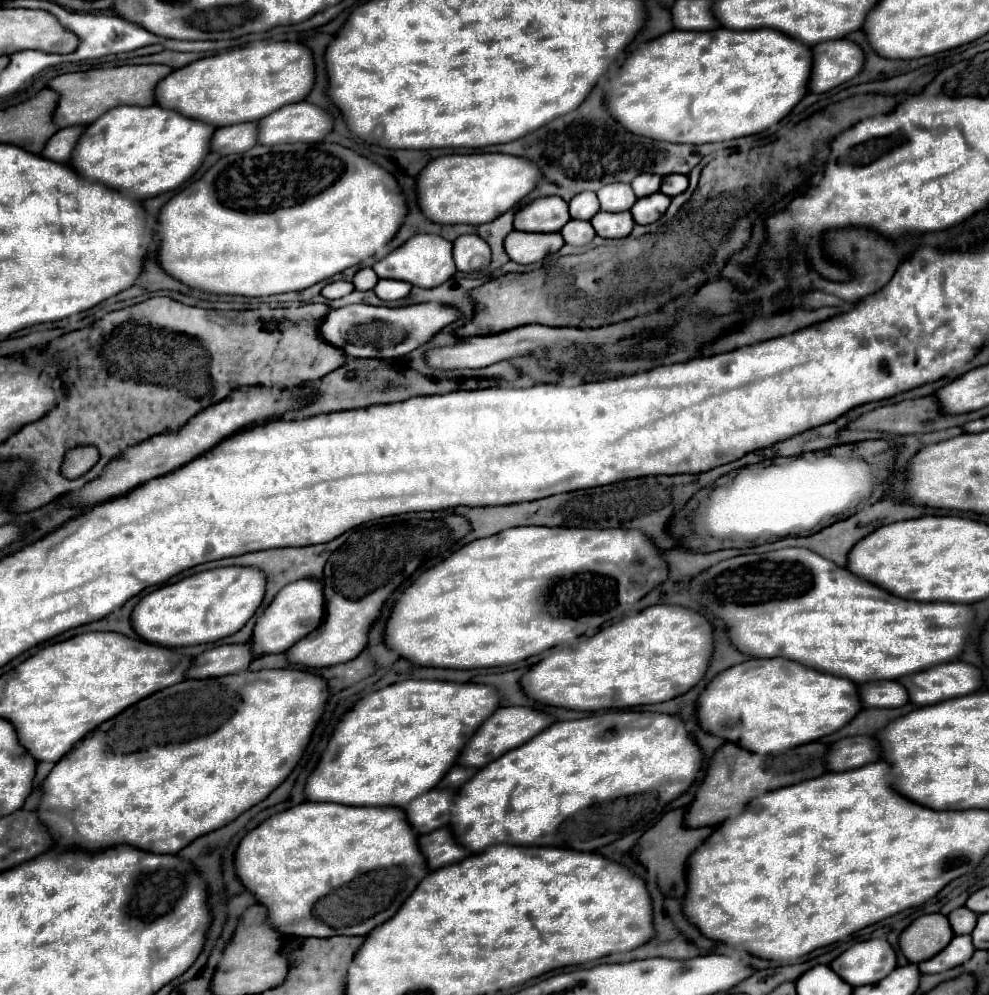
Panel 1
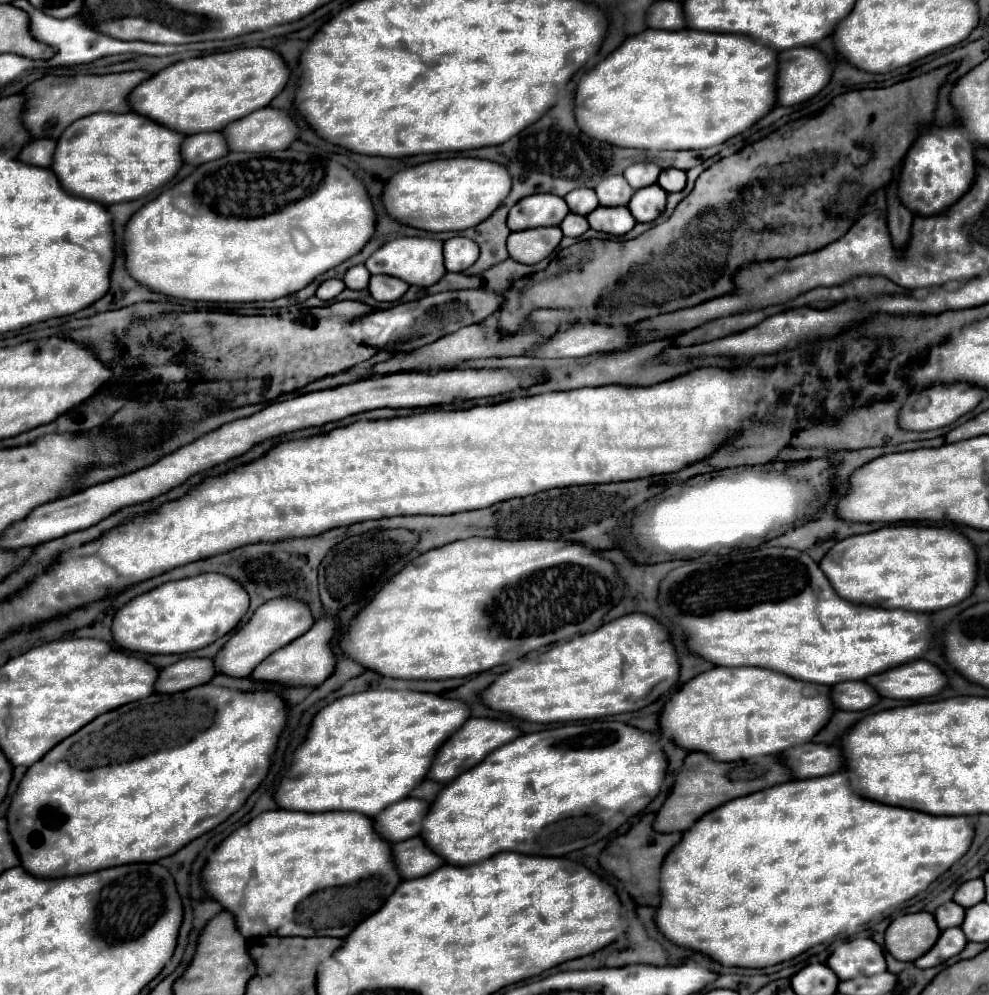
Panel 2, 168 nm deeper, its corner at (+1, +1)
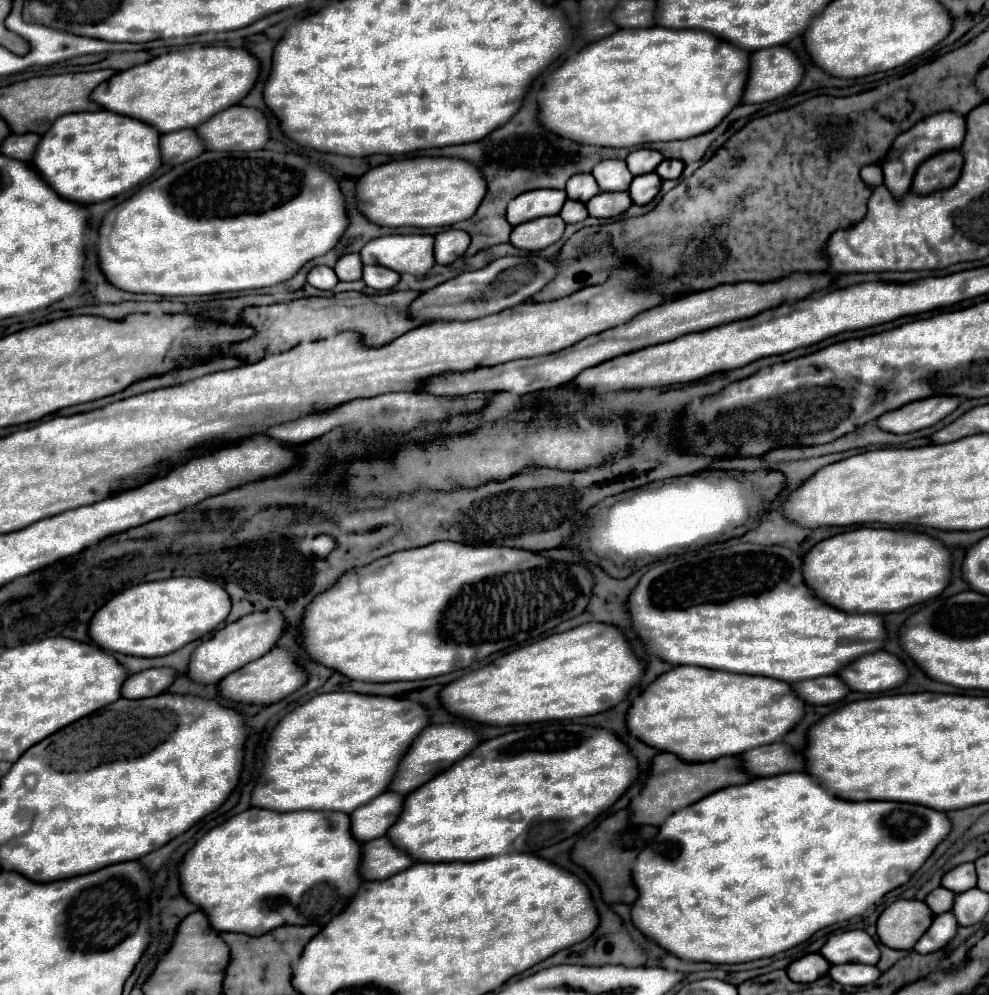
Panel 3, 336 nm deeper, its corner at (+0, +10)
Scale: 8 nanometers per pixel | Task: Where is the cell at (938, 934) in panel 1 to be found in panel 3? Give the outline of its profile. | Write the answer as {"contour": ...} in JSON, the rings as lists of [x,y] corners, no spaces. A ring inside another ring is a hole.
{"contour":[[[897,900],[889,904],[877,920],[879,940],[895,950],[913,950],[933,920],[931,910],[921,900]]]}

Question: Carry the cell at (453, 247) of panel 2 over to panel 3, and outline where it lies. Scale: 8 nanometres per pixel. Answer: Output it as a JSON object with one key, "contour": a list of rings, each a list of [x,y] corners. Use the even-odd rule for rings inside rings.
{"contour":[[[445,230],[435,234],[435,262],[437,264],[453,264],[457,258],[465,254],[471,238],[463,230]]]}

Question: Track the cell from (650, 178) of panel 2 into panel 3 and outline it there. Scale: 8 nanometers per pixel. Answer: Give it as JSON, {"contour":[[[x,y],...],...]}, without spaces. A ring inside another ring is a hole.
{"contour":[[[641,148],[641,150],[635,150],[633,154],[627,156],[627,166],[633,176],[639,176],[639,174],[655,172],[655,168],[661,164],[661,160],[663,160],[663,156],[657,150]]]}

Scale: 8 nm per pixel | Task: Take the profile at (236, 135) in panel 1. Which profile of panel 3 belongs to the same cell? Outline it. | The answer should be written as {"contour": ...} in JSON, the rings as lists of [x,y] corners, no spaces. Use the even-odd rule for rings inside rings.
{"contour":[[[191,128],[179,130],[179,132],[169,132],[159,136],[159,150],[161,150],[161,160],[167,166],[177,166],[187,160],[193,160],[195,156],[203,154],[203,142],[195,136]]]}

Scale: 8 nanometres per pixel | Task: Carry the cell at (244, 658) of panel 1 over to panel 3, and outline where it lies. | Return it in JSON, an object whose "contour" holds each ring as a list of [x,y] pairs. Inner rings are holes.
{"contour":[[[151,668],[137,674],[131,674],[121,686],[121,698],[141,700],[149,696],[159,696],[175,678],[175,672],[169,668]]]}

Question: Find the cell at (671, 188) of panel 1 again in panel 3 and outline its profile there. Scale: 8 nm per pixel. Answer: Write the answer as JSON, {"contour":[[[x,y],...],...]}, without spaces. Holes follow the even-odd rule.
{"contour":[[[663,160],[659,164],[659,168],[655,170],[663,180],[671,180],[671,178],[679,178],[683,172],[683,162],[681,160]]]}

